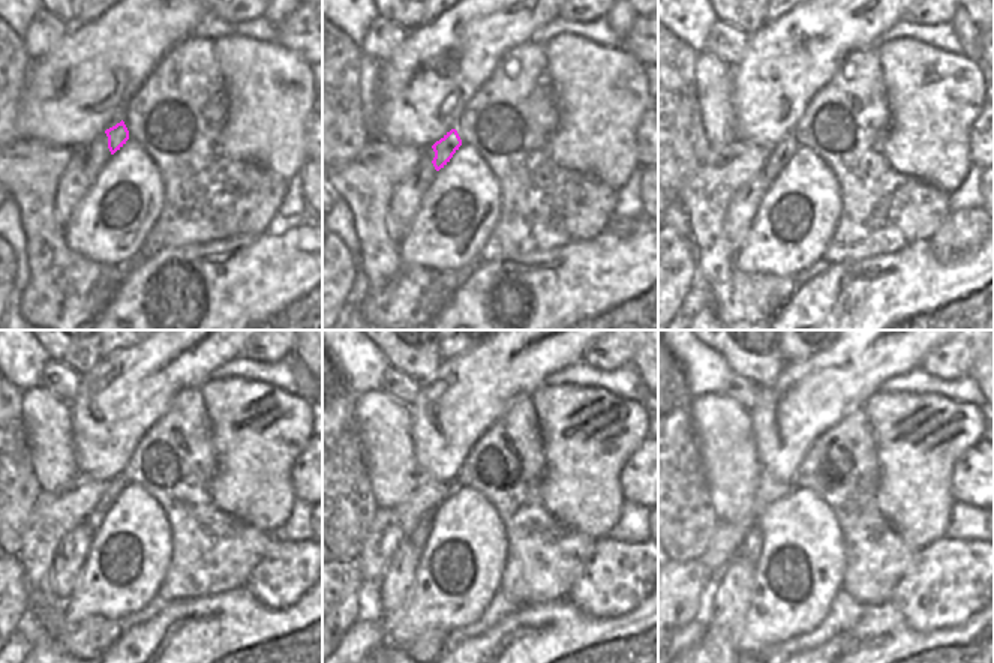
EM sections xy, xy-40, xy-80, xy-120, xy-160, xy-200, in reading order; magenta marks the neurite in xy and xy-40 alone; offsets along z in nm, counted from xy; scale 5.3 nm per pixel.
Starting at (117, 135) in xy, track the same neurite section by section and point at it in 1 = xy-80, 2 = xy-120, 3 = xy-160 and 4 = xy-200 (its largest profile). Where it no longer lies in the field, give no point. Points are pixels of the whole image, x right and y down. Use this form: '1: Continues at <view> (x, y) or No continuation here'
1: Continues at xy-80 (783, 150)
2: Continues at xy-120 (116, 485)
3: Continues at xy-160 (420, 534)
4: Continues at xy-200 (750, 549).

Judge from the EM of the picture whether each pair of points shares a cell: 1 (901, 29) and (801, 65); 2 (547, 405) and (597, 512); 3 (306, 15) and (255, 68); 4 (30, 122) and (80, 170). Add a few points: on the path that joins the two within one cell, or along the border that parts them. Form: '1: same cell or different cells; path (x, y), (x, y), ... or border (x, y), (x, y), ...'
1: different cells; border (901, 20), (894, 23), (876, 41), (874, 47)
2: same cell; path (559, 432), (582, 458), (582, 485)
3: different cells; border (276, 41), (294, 50), (306, 62)
4: different cells; border (104, 131), (87, 143), (72, 147)

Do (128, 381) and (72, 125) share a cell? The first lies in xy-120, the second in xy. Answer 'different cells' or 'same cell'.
same cell

